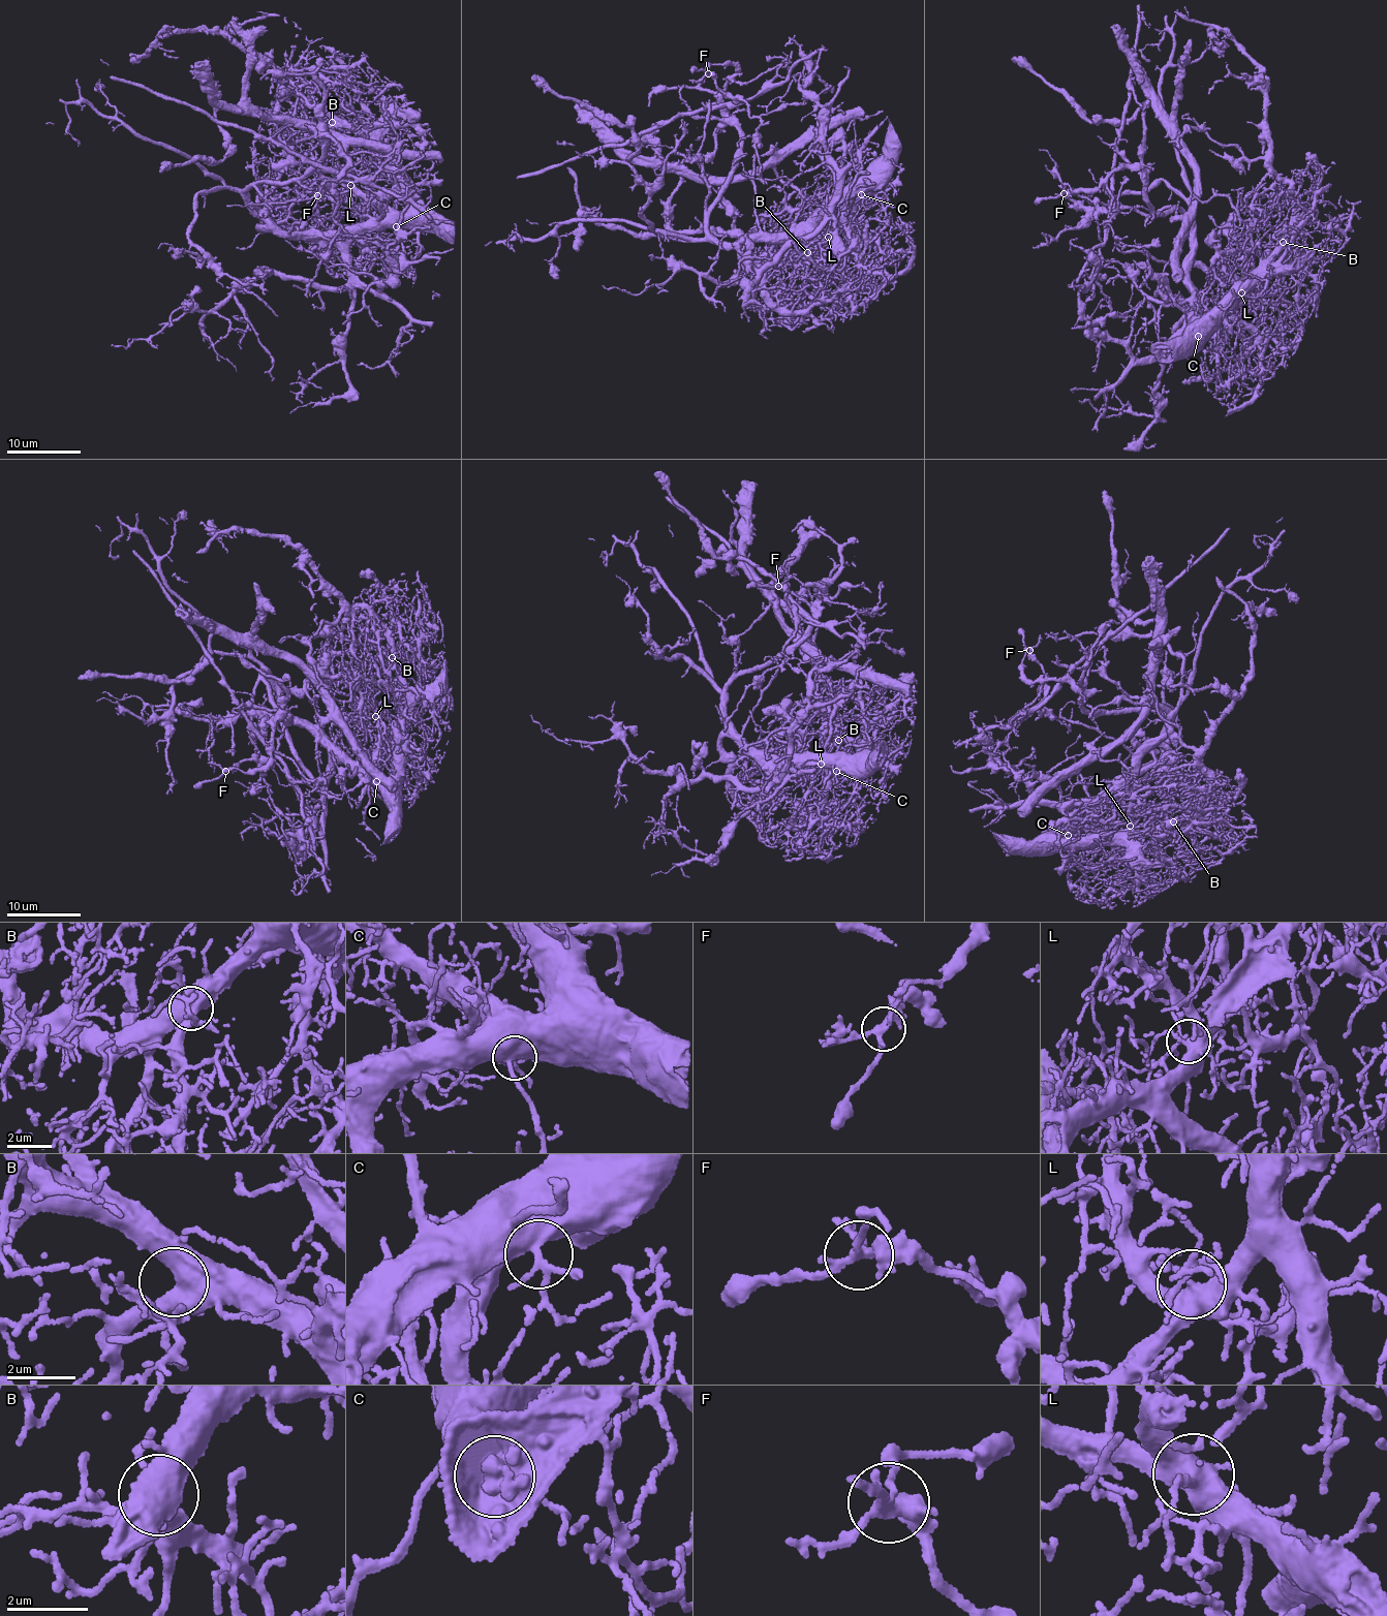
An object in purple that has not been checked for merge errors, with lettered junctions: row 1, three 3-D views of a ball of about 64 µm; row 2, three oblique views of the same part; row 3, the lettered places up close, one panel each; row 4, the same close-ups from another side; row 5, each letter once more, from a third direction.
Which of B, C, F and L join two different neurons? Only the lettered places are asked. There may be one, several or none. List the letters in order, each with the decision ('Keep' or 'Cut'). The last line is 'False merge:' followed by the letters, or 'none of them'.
B: Keep
C: Keep
F: Cut
L: Keep
False merge: F

